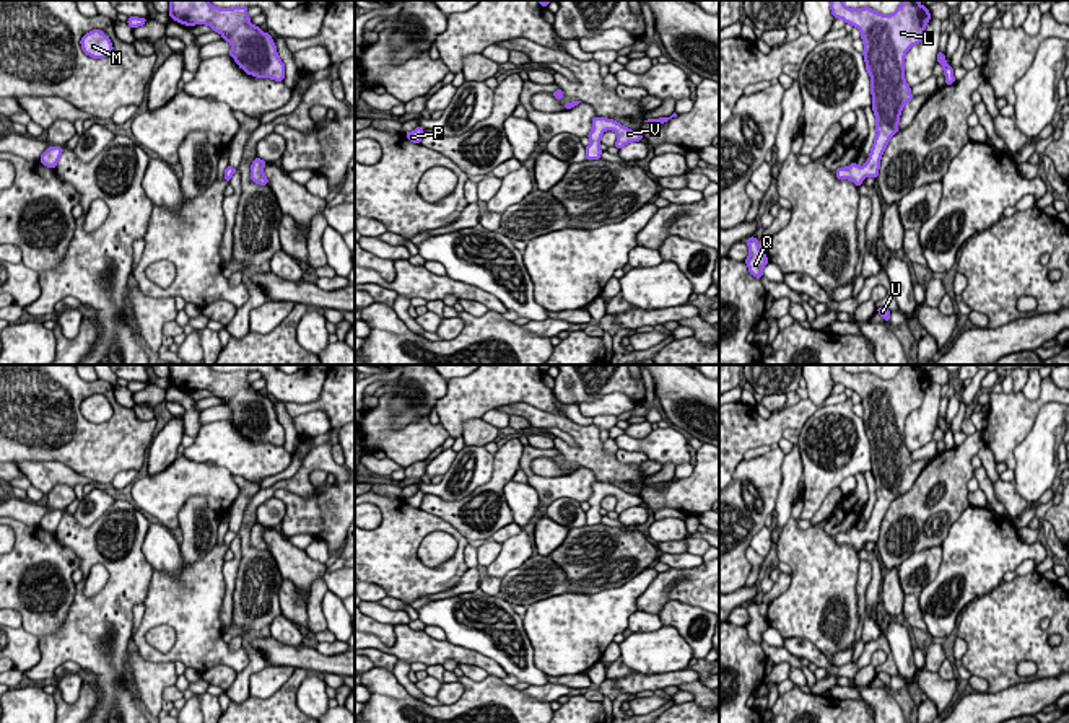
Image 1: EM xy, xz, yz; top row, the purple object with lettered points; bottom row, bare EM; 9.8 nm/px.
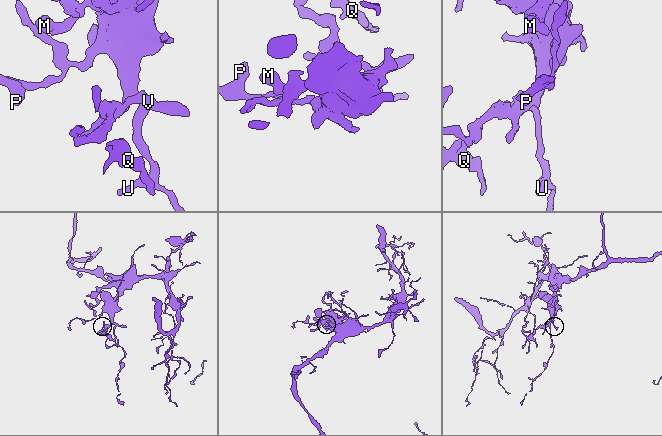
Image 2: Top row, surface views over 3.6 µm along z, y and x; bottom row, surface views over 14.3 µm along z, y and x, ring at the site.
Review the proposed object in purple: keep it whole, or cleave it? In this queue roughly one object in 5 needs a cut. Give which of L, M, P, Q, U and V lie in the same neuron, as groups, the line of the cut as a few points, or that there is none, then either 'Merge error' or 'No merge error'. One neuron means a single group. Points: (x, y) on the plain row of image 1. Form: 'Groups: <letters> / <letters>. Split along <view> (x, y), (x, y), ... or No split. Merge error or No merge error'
Groups: L M P Q U V. No split. No merge error

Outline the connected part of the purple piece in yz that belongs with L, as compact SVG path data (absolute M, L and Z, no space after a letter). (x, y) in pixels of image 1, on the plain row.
M830 365L830 375L833 383L861 396L862 420L870 441L877 500L869 523L864 531L851 528L835 537L840 546L849 544L862 550L866 542L877 544L888 505L898 497L900 479L913 464L911 451L905 445L905 420L921 407L931 378L919 365L901 365L892 379L869 371L848 373L843 365Z

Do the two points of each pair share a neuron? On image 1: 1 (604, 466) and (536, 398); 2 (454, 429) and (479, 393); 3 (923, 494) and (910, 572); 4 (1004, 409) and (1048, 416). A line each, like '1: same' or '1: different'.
1: different
2: same
3: different
4: different

